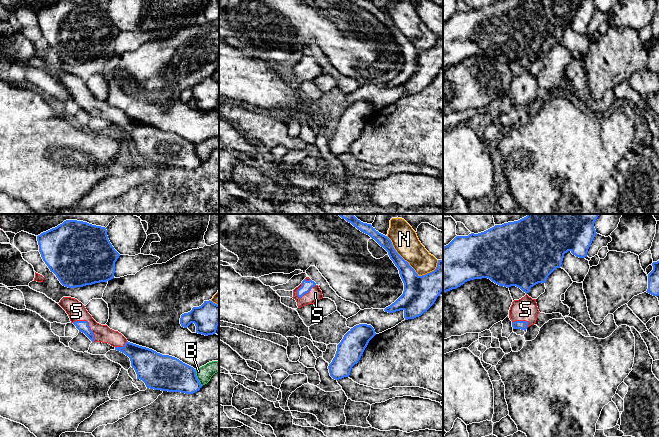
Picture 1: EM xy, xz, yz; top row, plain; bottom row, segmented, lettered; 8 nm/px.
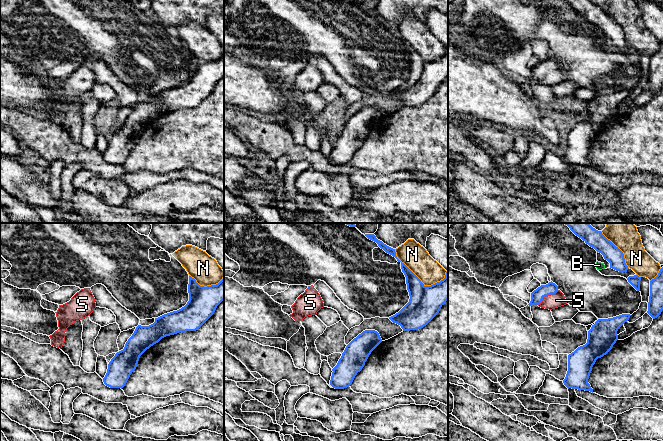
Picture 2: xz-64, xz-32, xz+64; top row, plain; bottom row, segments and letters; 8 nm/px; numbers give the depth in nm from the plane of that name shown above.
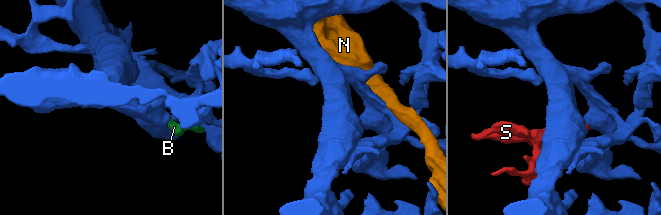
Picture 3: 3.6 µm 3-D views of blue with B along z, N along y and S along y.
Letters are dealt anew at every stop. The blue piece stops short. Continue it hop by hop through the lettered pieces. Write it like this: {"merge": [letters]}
{"merge": ["S"]}

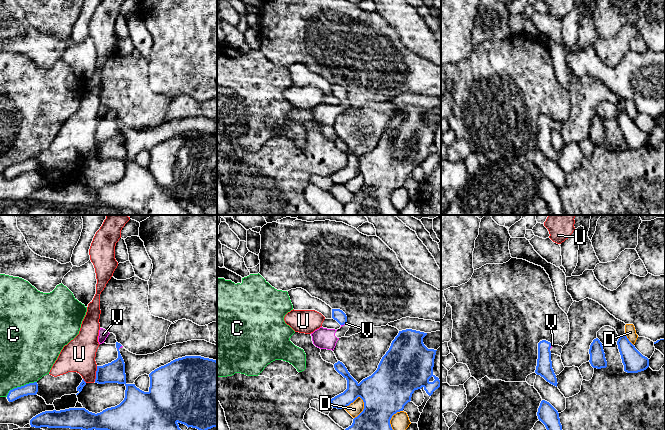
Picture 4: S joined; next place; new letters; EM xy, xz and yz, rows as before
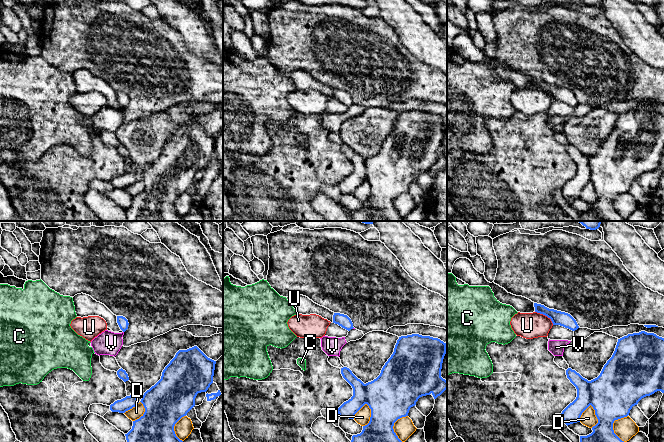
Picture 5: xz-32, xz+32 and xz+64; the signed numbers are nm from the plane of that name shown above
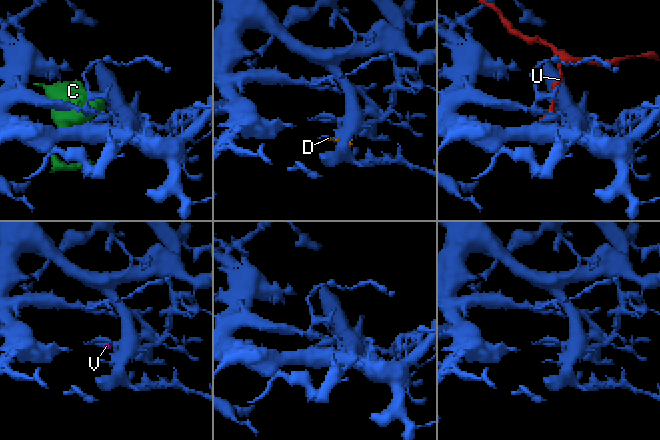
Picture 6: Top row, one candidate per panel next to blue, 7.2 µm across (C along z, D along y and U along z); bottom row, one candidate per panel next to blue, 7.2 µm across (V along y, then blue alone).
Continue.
{"merge": []}

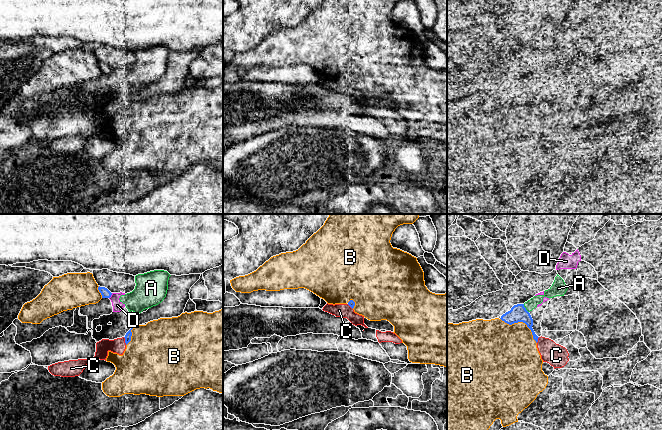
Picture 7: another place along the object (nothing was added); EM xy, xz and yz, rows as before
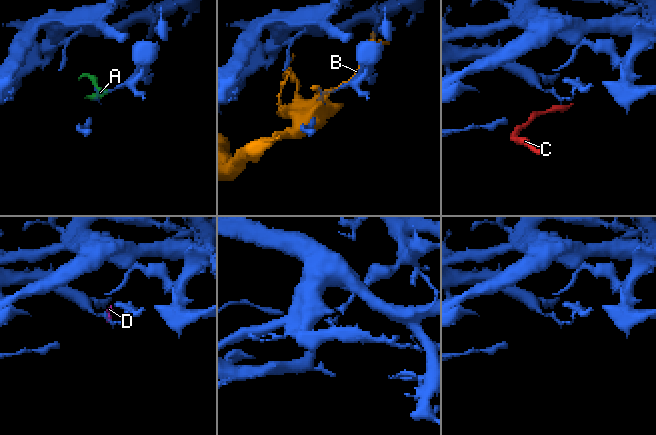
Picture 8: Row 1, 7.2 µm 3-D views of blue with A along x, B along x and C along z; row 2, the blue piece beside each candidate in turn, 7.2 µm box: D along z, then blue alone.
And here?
{"merge": []}

